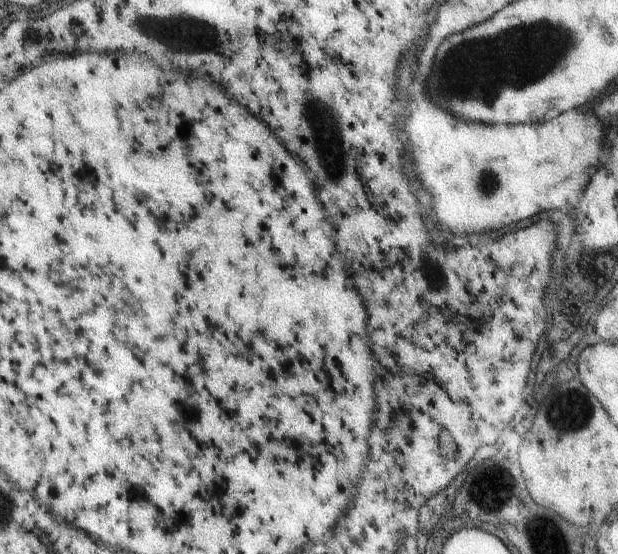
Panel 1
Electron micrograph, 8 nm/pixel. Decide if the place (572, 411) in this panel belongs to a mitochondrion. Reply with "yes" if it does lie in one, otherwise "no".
yes

